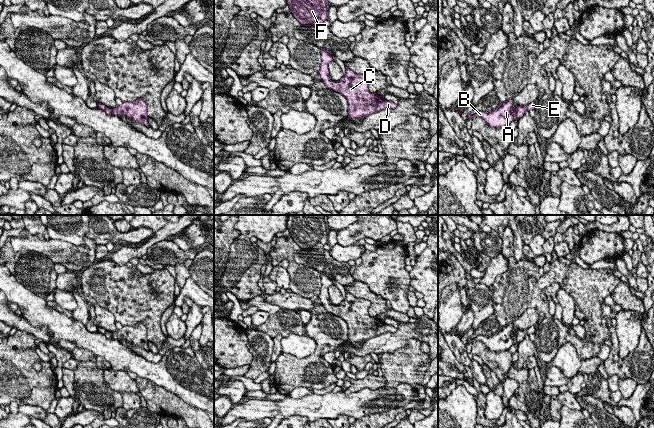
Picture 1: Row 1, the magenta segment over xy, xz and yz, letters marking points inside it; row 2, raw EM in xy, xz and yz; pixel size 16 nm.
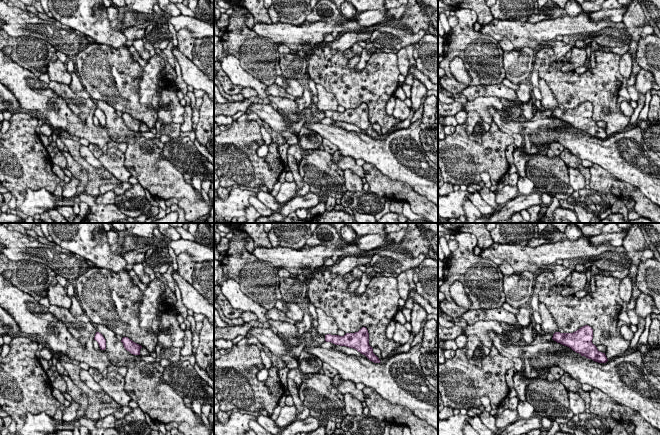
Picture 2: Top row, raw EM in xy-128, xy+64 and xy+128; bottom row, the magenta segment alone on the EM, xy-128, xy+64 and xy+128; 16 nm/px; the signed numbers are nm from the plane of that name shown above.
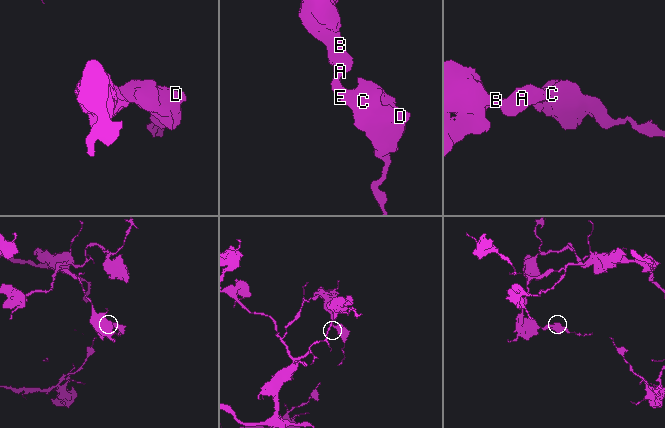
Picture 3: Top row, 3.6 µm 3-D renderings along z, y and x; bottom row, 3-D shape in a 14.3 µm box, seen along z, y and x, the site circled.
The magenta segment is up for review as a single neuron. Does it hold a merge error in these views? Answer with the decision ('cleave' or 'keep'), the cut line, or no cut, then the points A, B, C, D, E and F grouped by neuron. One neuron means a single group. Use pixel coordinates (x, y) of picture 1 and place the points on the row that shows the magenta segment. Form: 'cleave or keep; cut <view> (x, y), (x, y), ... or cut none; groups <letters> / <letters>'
keep; cut none; groups A B C D E F

